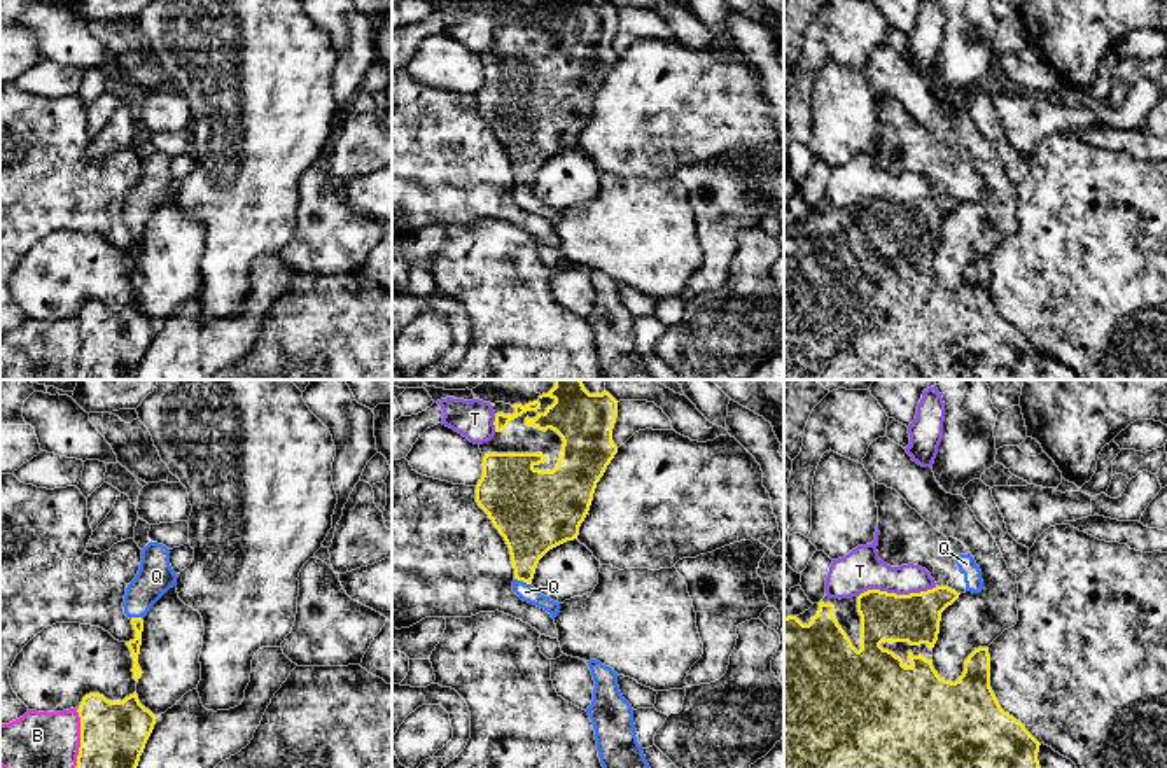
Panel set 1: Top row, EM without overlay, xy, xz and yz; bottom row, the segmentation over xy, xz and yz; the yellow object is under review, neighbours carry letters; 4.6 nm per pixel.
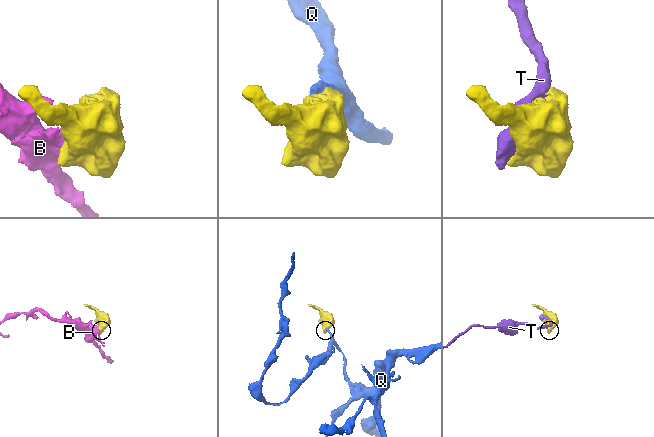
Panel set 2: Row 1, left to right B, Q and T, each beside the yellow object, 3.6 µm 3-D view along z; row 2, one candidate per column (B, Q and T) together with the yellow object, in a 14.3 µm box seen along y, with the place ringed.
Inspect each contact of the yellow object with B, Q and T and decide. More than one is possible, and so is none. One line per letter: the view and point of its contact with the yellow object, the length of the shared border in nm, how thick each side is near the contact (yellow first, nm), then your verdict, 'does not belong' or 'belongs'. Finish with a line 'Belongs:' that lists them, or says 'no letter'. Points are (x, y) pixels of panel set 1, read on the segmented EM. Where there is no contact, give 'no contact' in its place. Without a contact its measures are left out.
B: meets yellow in xy at (81, 739); contact 280 nm long; 300 nm thick on the yellow side, 260 nm on the other; does not belong
Q: meets yellow in xz at (524, 581); contact 90 nm long; 260 nm thick on the yellow side, 80 nm on the other; belongs
T: meets yellow in yz at (894, 593); contact 380 nm long; 220 nm thick on the yellow side, 190 nm on the other; does not belong
Belongs: Q

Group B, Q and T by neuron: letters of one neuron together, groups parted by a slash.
B / Q / T

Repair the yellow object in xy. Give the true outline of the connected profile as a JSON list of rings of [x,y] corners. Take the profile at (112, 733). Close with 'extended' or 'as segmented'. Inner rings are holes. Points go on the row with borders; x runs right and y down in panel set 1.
[[[136,691],[122,702],[100,693],[82,698],[80,747],[75,768],[136,768],[154,730],[156,716],[145,709]]]; as segmented

